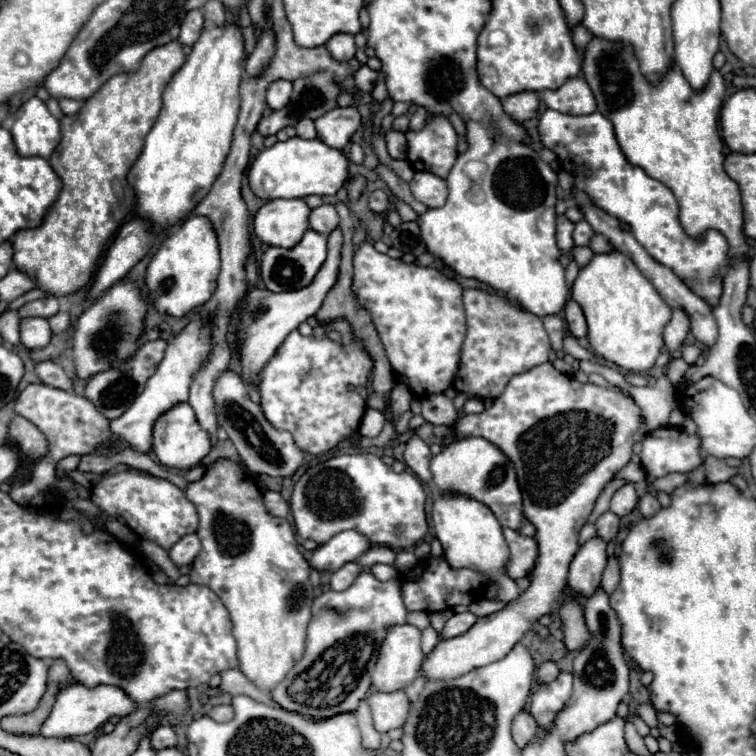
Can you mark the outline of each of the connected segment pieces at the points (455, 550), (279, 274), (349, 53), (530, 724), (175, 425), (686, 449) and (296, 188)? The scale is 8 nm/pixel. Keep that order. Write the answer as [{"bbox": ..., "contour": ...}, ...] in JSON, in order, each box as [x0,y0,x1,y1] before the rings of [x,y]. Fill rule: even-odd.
[{"bbox":[432,492,522,600],"contour":[[[448,492],[440,494],[432,504],[432,524],[436,538],[440,540],[444,548],[444,558],[452,568],[472,568],[472,570],[484,570],[486,576],[490,576],[490,582],[498,584],[498,596],[500,600],[518,600],[522,590],[514,584],[510,576],[504,574],[504,566],[508,562],[508,544],[502,536],[502,526],[498,524],[496,516],[486,504],[480,504],[478,500],[472,500],[470,496]]]},{"bbox":[260,230,326,292],"contour":[[[308,230],[304,238],[294,248],[276,248],[268,246],[268,250],[262,256],[260,264],[260,276],[270,292],[286,292],[286,290],[298,290],[312,282],[316,272],[326,260],[326,236],[320,236],[314,230]]]},{"bbox":[326,34,356,62],"contour":[[[334,34],[326,42],[326,48],[328,48],[332,60],[336,60],[336,62],[352,60],[354,54],[356,54],[356,44],[354,44],[354,36],[352,34]]]},{"bbox":[512,712,538,748],"contour":[[[518,712],[512,720],[512,736],[514,736],[514,742],[524,748],[536,734],[538,730],[538,724],[536,724],[536,718],[530,714],[530,712]]]},{"bbox":[152,402,212,470],"contour":[[[188,402],[176,404],[168,412],[158,416],[154,430],[152,430],[152,450],[160,464],[164,464],[168,468],[190,470],[192,466],[202,462],[202,458],[210,452],[210,448],[212,448],[212,442],[208,440],[208,432],[204,432],[204,428],[200,428],[196,414],[192,412],[192,406]]]},{"bbox":[642,428,702,478],"contour":[[[658,428],[642,440],[642,466],[654,478],[670,472],[690,472],[702,464],[698,436],[688,436],[682,428]]]},{"bbox":[248,138,348,200],"contour":[[[290,138],[286,142],[276,142],[270,148],[264,148],[252,162],[248,170],[248,182],[256,196],[274,200],[274,198],[304,198],[310,194],[326,196],[336,194],[338,188],[348,180],[348,158],[334,148],[328,148],[322,140],[304,140]]]}]

